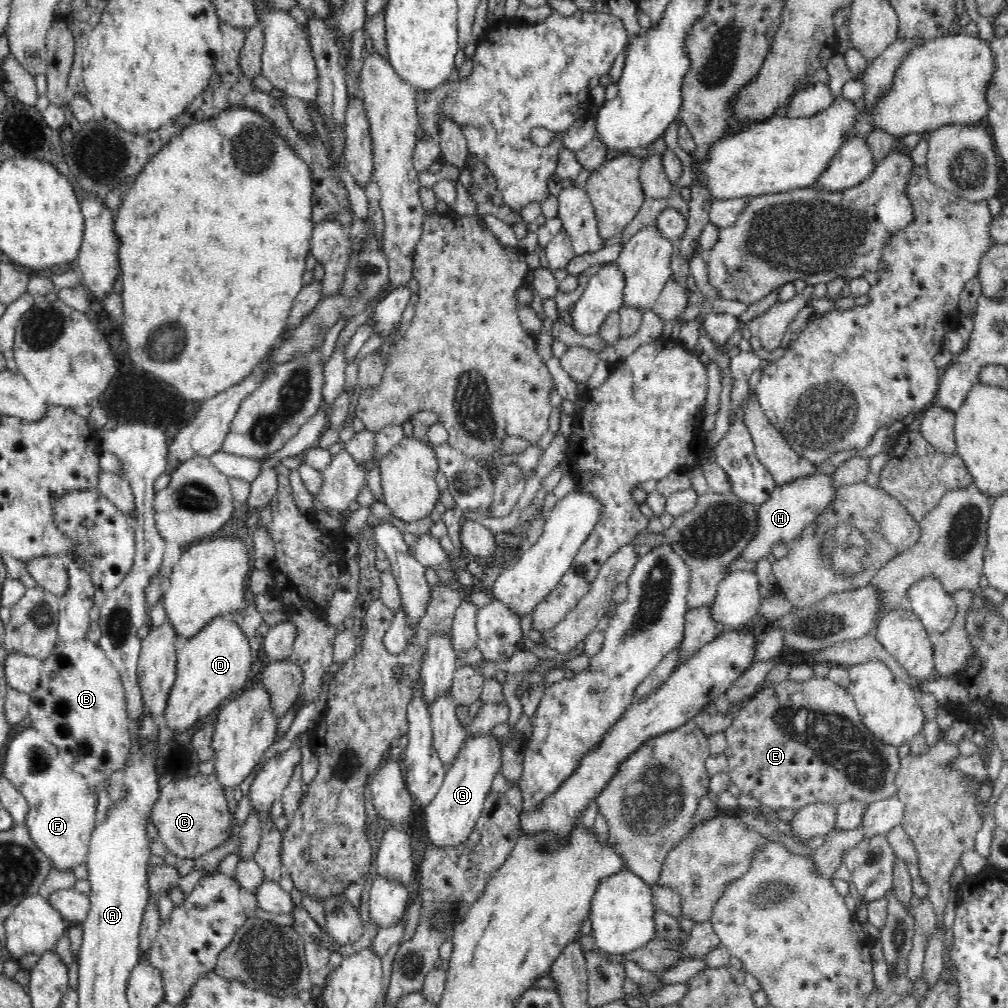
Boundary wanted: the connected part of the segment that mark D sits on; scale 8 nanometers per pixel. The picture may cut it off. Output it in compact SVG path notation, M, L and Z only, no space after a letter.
M230 616L215 617L187 642L184 642L182 648L177 648L175 666L177 670L175 682L170 689L168 704L162 715L168 729L172 729L173 732L186 732L186 730L194 728L194 723L198 720L205 721L208 715L214 712L226 698L230 698L234 692L239 694L243 691L242 688L248 682L248 674L250 674L250 666L252 666L252 649L244 631Z

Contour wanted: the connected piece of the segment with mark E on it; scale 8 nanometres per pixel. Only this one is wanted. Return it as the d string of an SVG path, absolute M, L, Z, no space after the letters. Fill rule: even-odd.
M814 677L802 682L789 681L783 683L772 683L769 687L757 692L757 696L750 698L739 713L732 719L731 725L726 729L727 747L724 752L727 757L727 773L730 775L731 782L742 790L742 794L748 794L756 798L762 806L768 809L792 808L800 809L812 803L826 803L839 805L848 799L859 799L865 804L892 798L897 794L895 783L896 773L900 768L900 758L898 757L898 747L884 744L882 740L875 737L866 728L859 715L856 703L847 689L839 687L833 680Z

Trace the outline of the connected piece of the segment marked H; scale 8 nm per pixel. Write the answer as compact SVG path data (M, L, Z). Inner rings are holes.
M818 471L813 477L797 480L796 483L788 483L784 487L776 487L770 494L770 499L758 506L756 510L756 525L752 540L744 546L738 559L746 559L758 562L768 558L774 545L795 541L805 528L815 520L828 502L835 496L835 485L830 471Z

